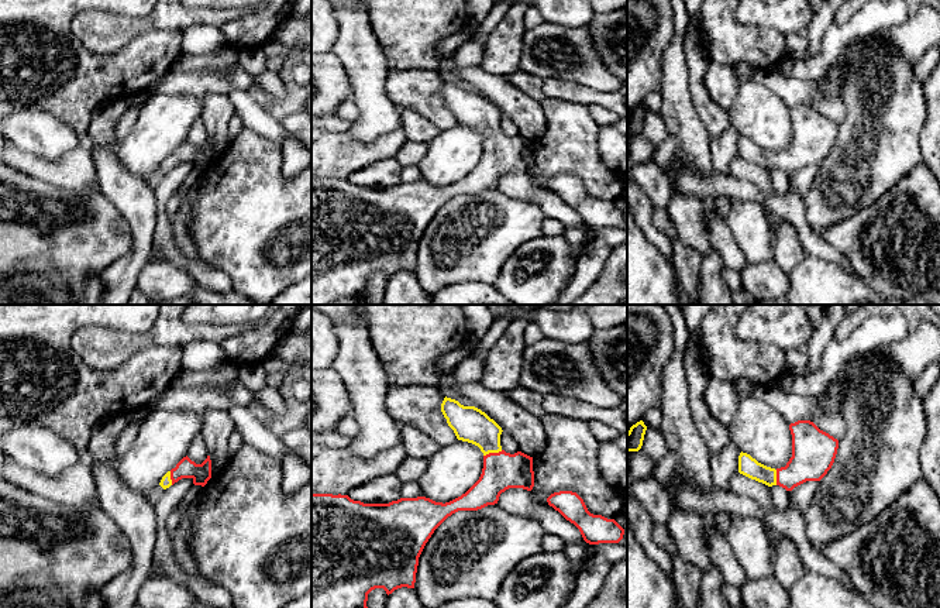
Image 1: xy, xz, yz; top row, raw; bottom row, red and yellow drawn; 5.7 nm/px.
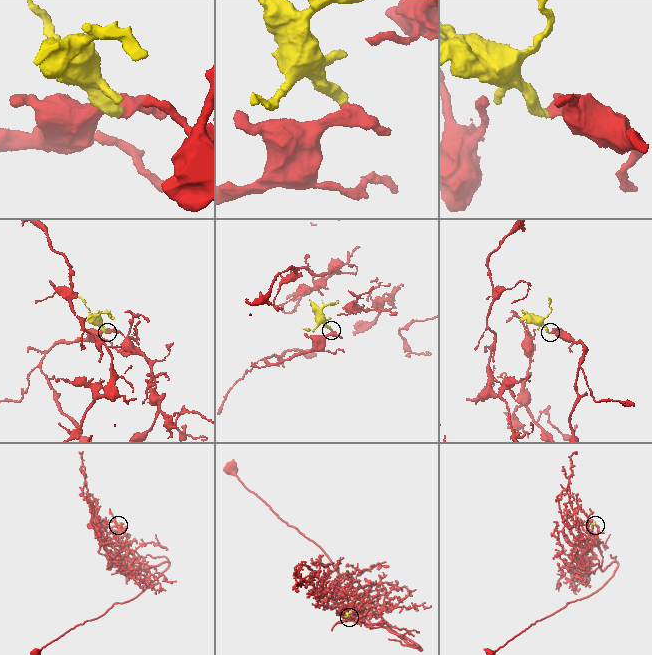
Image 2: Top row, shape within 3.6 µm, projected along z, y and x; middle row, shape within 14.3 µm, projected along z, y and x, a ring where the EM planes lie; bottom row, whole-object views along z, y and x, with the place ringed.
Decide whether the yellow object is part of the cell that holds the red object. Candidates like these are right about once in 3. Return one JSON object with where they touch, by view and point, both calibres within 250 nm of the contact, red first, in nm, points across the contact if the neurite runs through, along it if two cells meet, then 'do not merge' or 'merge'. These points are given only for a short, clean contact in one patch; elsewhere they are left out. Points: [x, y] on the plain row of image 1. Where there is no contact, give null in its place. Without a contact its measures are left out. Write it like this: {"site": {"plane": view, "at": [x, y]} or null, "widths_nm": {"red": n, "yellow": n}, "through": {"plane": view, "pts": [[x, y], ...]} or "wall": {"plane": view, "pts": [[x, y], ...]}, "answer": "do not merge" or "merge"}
{"site": {"plane": "xz", "at": [492, 137]}, "widths_nm": {"red": 220, "yellow": 200}, "through": {"plane": "xz", "pts": [[502, 154], [492, 137], [489, 127], [470, 107]]}, "answer": "merge"}

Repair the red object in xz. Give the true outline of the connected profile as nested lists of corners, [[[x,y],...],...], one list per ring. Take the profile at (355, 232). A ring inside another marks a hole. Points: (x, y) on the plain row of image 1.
[[[447,80],[441,87],[441,96],[458,124],[472,127],[483,137],[479,164],[465,178],[445,188],[426,181],[400,182],[389,188],[364,188],[341,178],[311,178],[311,305],[333,305],[342,298],[369,305],[368,278],[375,272],[383,272],[388,279],[402,271],[414,272],[419,241],[434,214],[448,200],[458,195],[478,195],[495,189],[500,178],[509,172],[533,174],[533,141],[521,135],[506,137],[500,130],[503,114],[493,103],[475,90],[464,90]]]

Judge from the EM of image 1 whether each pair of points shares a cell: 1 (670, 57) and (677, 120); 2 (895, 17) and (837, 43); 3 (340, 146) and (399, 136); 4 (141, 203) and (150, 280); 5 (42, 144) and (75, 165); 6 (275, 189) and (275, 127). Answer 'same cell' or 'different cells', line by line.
1: same cell
2: same cell
3: same cell
4: different cells
5: different cells
6: different cells

